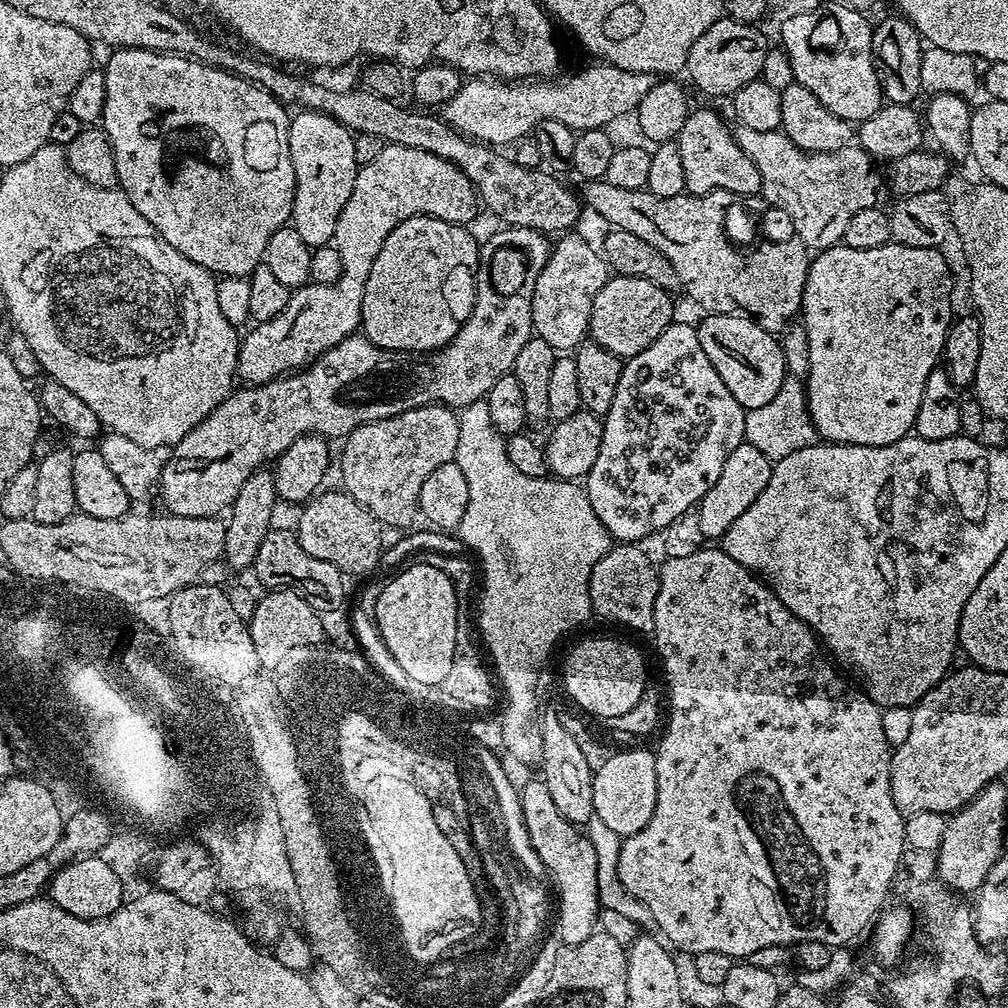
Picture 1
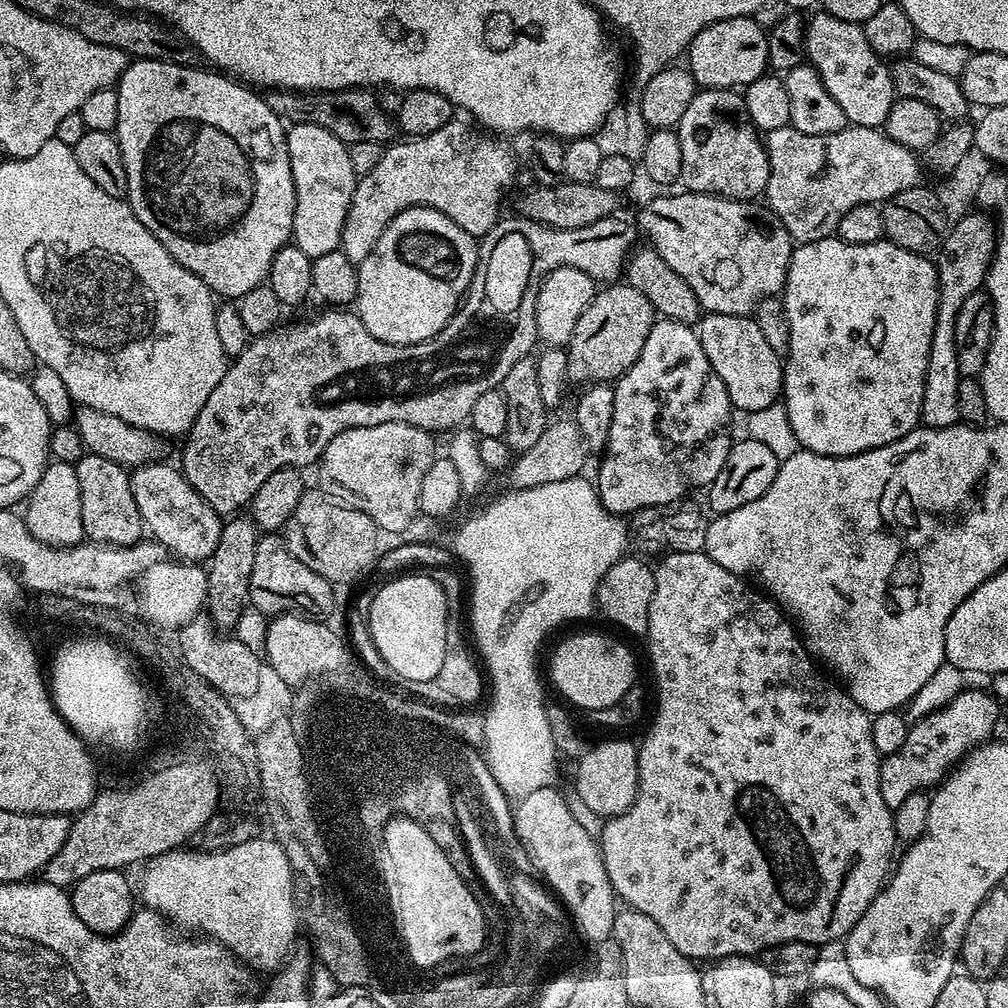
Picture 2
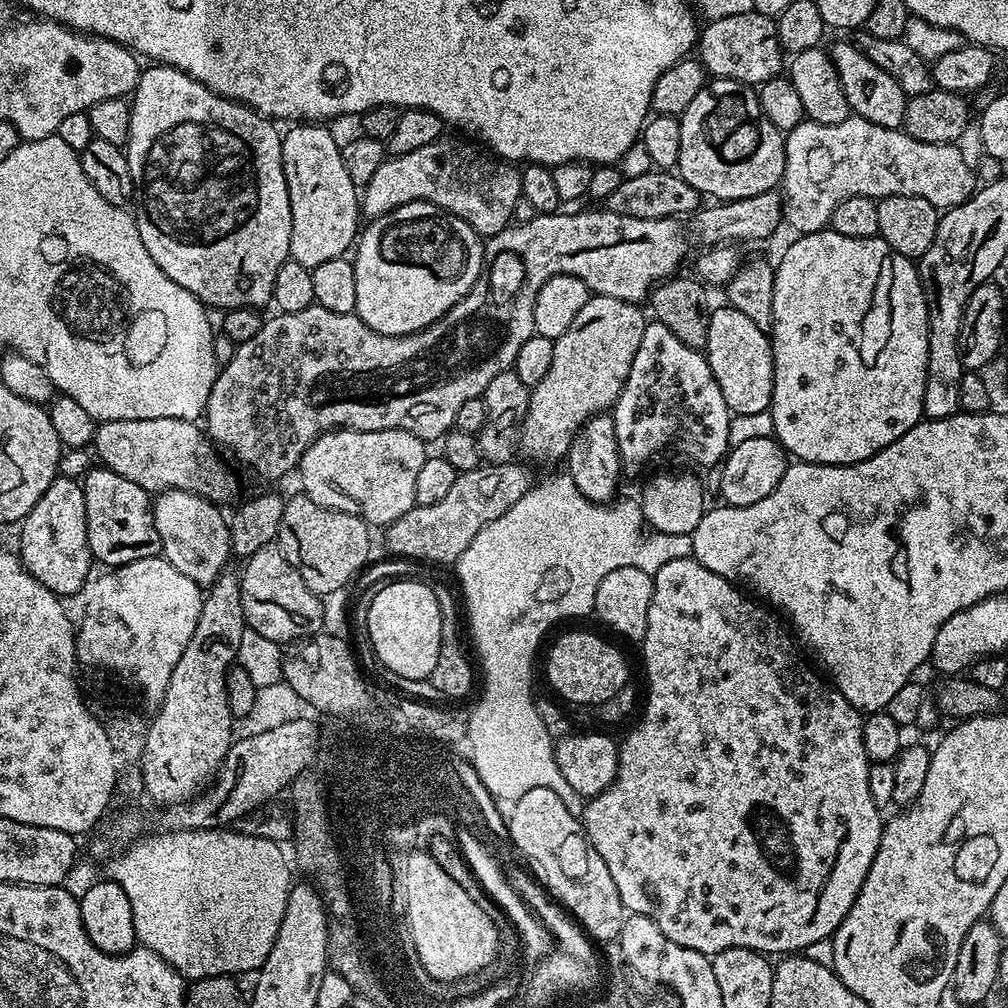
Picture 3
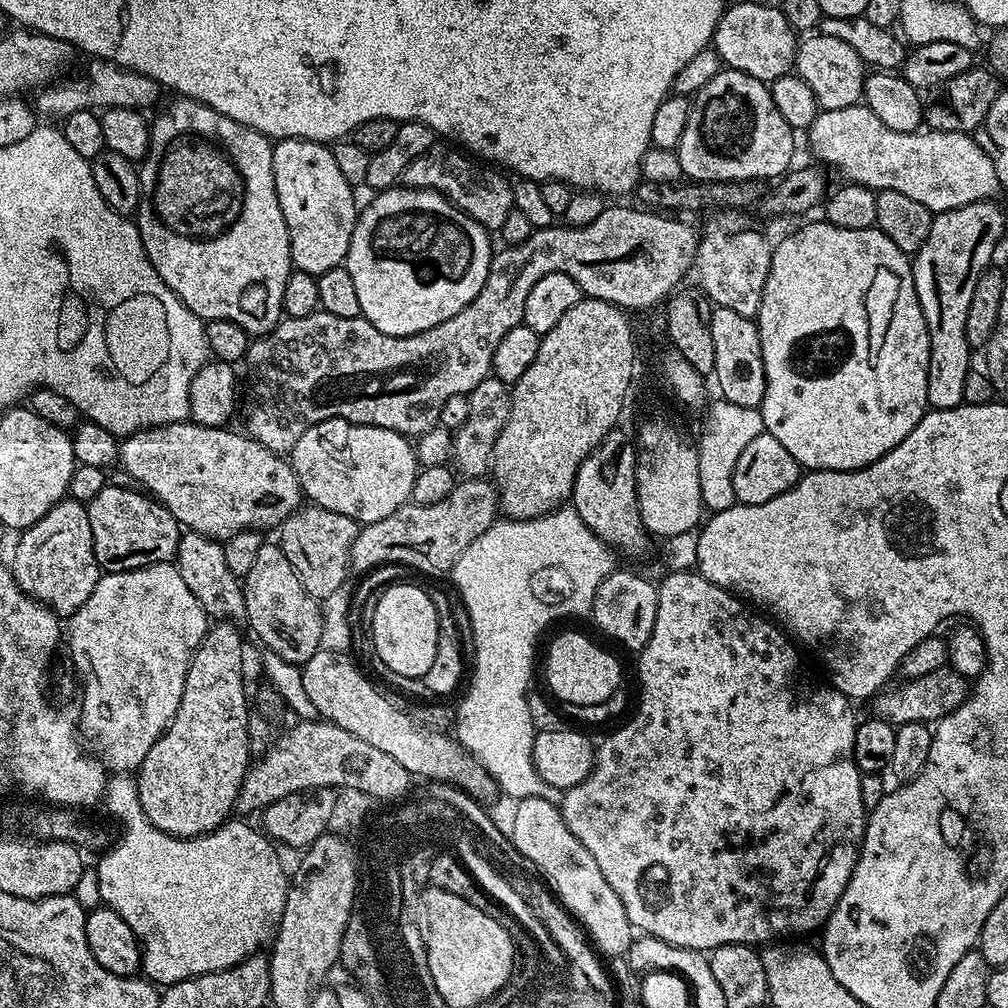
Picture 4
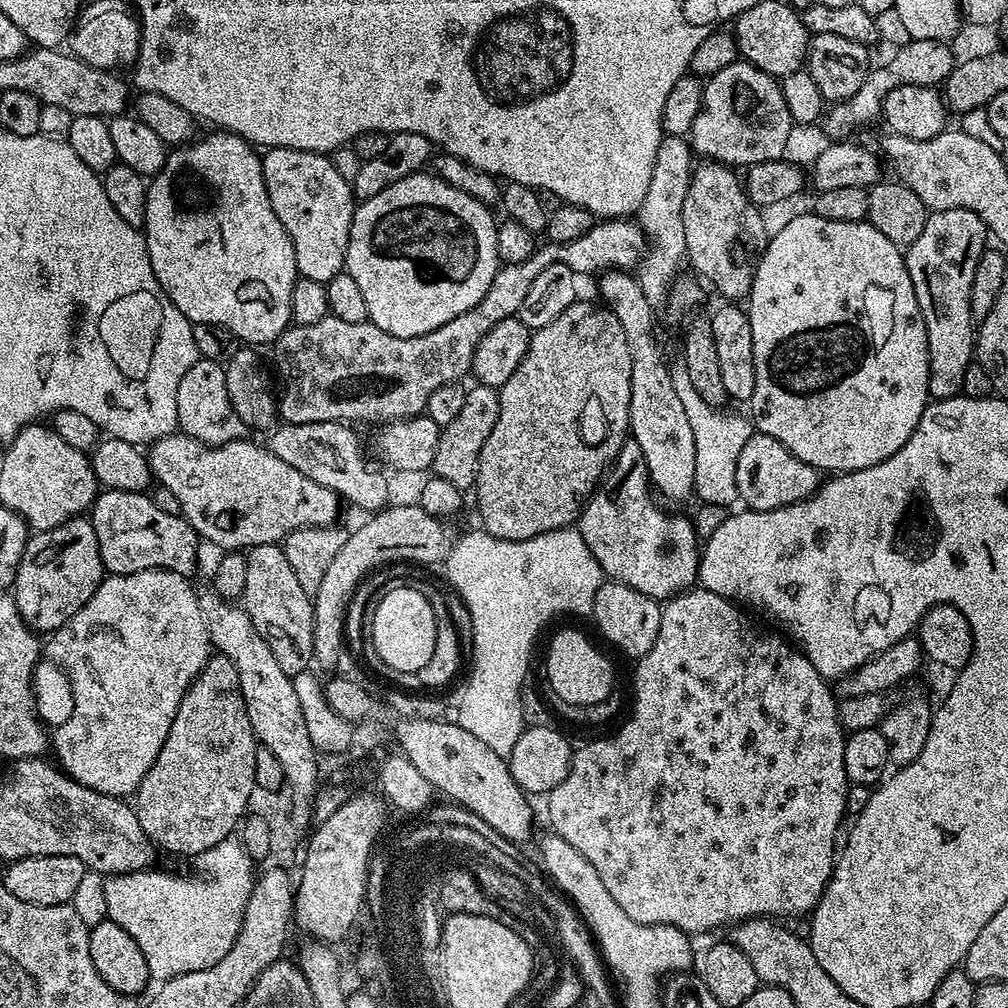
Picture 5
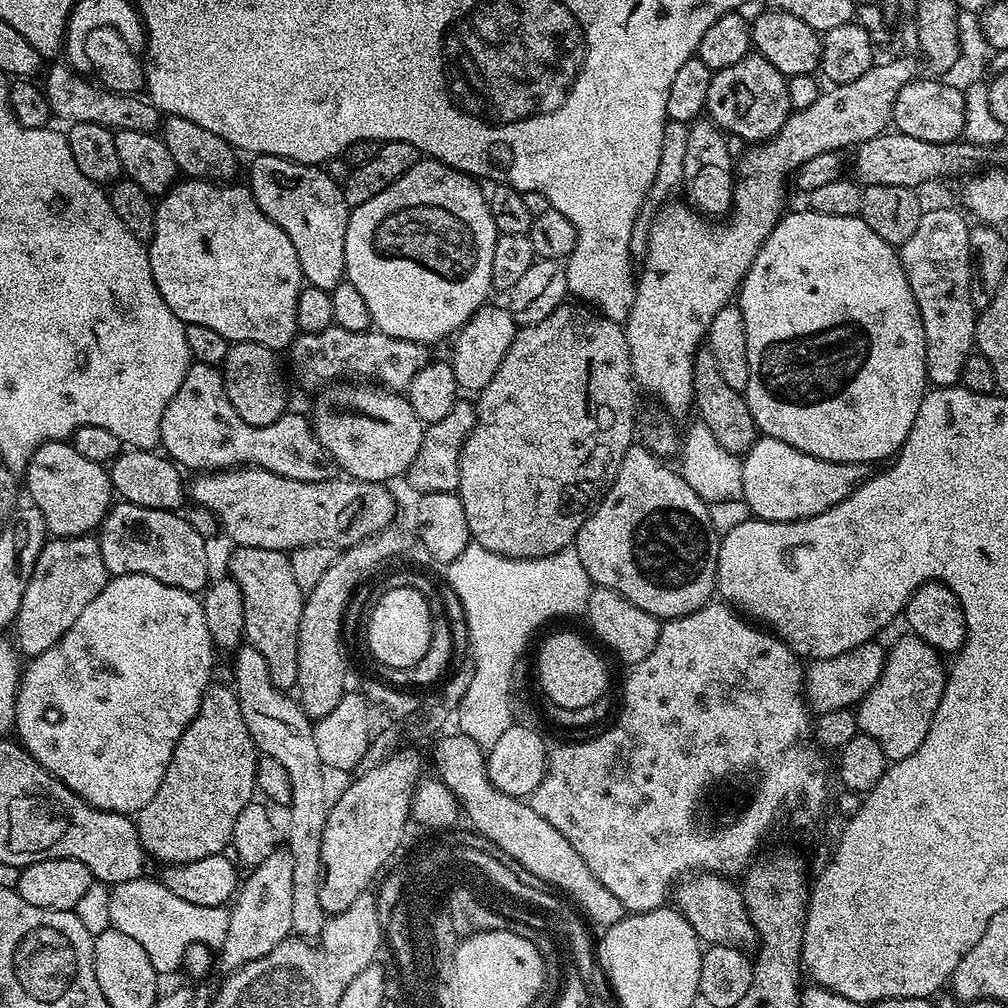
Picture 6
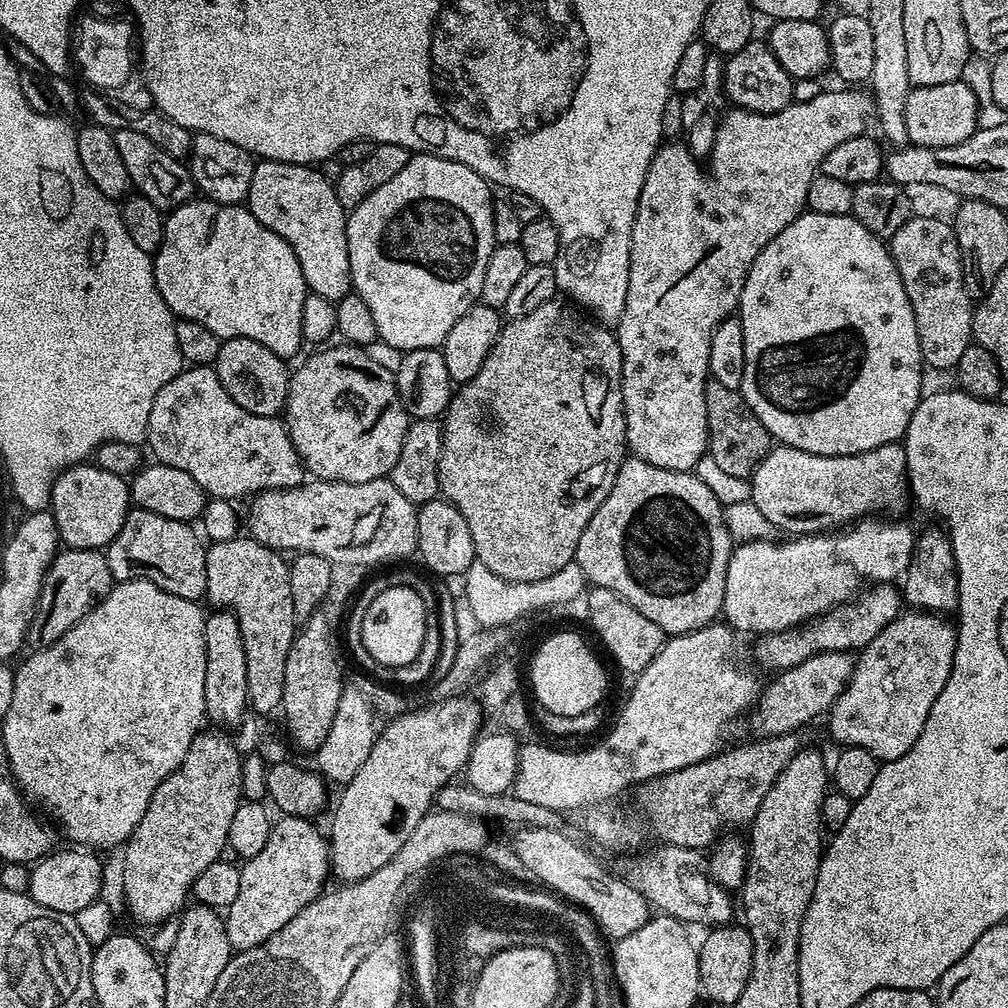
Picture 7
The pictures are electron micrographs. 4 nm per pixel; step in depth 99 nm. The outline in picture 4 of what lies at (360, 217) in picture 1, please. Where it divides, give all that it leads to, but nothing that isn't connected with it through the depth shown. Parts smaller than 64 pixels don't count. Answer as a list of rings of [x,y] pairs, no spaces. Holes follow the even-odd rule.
[[[438,142],[406,166],[403,183],[409,188],[431,188],[434,192],[440,192],[454,207],[461,208],[484,228],[499,230],[502,222],[506,222],[506,214],[510,214],[513,208],[512,184],[507,178],[503,171],[473,158],[467,151]]]

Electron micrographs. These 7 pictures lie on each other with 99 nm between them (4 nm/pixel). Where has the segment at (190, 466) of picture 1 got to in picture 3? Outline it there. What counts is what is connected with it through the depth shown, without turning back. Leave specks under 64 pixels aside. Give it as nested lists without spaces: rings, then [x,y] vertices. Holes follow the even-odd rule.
[[[607,210],[601,212],[550,212],[538,214],[530,222],[521,224],[512,222],[498,234],[487,237],[484,244],[484,266],[476,285],[452,307],[444,317],[419,328],[405,336],[387,336],[362,322],[359,316],[347,312],[334,314],[334,310],[326,310],[317,304],[311,304],[306,310],[298,310],[298,314],[280,312],[276,316],[265,319],[262,330],[250,338],[250,342],[236,345],[236,353],[229,360],[223,361],[222,367],[217,371],[216,381],[210,390],[208,407],[206,409],[206,431],[221,449],[229,448],[240,460],[245,460],[254,471],[268,480],[276,480],[288,471],[295,469],[300,463],[302,454],[318,439],[323,432],[330,432],[337,428],[353,428],[359,432],[377,432],[378,430],[406,430],[414,434],[419,440],[431,442],[453,431],[458,410],[470,398],[483,397],[486,386],[490,386],[490,378],[498,378],[498,374],[509,371],[515,365],[518,350],[522,350],[522,342],[526,342],[534,334],[534,298],[538,298],[538,290],[542,290],[544,283],[552,276],[583,276],[590,282],[590,288],[597,296],[622,298],[631,304],[640,304],[649,299],[650,293],[657,284],[677,275],[681,271],[680,263],[688,252],[688,232],[683,228],[679,219],[647,220],[646,218],[626,218]]]

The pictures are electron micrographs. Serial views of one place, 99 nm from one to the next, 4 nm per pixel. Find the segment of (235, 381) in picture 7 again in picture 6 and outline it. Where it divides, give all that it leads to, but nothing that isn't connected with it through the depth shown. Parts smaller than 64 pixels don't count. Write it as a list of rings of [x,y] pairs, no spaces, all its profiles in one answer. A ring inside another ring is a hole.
[[[235,341],[228,349],[221,376],[230,404],[244,422],[252,426],[268,426],[287,411],[288,396],[284,376],[276,366],[275,351],[260,343]]]

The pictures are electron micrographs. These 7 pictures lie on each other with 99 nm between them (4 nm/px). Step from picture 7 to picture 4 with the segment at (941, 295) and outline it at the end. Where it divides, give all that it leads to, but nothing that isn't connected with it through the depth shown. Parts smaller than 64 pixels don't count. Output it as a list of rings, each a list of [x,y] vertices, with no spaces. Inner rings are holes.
[[[979,200],[932,217],[926,242],[914,253],[912,273],[918,302],[930,334],[930,366],[926,382],[929,409],[956,408],[964,403],[962,389],[974,356],[966,342],[966,314],[974,282],[993,263],[992,255],[1004,236],[1004,212],[992,200]]]

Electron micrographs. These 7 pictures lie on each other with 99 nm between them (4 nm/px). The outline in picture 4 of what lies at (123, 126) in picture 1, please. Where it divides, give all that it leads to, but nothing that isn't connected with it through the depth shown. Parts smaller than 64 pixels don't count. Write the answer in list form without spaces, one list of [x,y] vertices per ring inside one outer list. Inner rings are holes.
[[[176,98],[173,99],[173,101],[173,104],[169,106],[168,110],[162,116],[158,117],[157,120],[153,119],[151,121],[152,145],[148,147],[148,153],[144,155],[144,159],[138,168],[140,174],[140,206],[135,213],[134,220],[140,230],[140,241],[146,250],[146,254],[150,258],[150,262],[154,266],[154,270],[158,270],[162,282],[166,282],[166,286],[170,286],[170,290],[198,319],[205,322],[210,320],[232,320],[238,326],[242,326],[242,330],[246,330],[249,337],[255,338],[257,336],[263,336],[265,332],[269,332],[272,328],[275,328],[282,319],[284,310],[282,306],[282,293],[286,290],[286,278],[294,271],[292,255],[290,254],[290,238],[286,230],[286,218],[282,218],[282,206],[278,206],[278,190],[274,190],[274,162],[272,161],[273,141],[269,139],[269,137],[262,135],[258,130],[254,130],[250,126],[242,126],[242,122],[234,122],[234,118],[226,118],[226,114],[218,114],[218,110],[214,110],[210,106],[206,106],[197,100]]]

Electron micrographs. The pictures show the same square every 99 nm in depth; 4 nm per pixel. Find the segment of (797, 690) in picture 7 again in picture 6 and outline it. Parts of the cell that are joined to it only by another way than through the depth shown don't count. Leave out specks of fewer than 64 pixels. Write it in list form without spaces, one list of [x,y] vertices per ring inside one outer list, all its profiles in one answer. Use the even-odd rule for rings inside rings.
[[[880,642],[859,644],[844,654],[825,660],[813,660],[807,665],[804,673],[804,698],[813,713],[852,708],[864,699],[884,673],[886,648],[876,643]]]

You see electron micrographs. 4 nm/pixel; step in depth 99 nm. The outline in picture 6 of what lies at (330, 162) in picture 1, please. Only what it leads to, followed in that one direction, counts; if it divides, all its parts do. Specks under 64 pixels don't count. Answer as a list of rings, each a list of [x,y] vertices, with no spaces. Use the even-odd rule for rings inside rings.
[[[256,156],[253,161],[246,183],[262,214],[290,238],[305,281],[313,288],[332,293],[346,276],[346,226],[350,209],[343,187],[323,167],[314,164],[299,164],[282,156]]]

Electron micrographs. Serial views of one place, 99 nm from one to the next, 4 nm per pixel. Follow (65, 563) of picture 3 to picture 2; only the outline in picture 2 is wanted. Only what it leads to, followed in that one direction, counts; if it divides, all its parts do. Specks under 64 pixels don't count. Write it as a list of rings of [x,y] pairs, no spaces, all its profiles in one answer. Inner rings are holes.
[[[60,460],[45,467],[42,478],[26,497],[28,509],[22,512],[25,526],[38,538],[55,548],[70,548],[85,539],[82,526],[82,490],[78,490],[78,474],[75,463]]]

